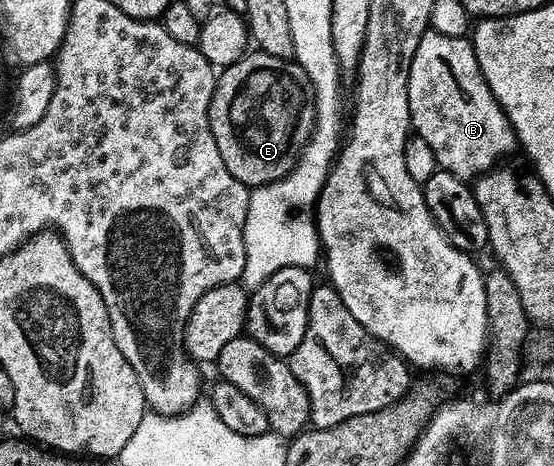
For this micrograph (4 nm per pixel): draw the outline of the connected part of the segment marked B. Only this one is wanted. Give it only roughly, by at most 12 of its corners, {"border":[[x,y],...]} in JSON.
{"border":[[425,31],[412,131],[475,181],[517,150],[465,36]]}

